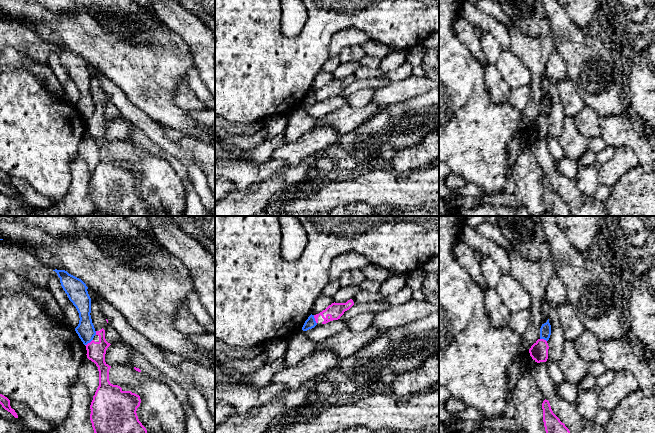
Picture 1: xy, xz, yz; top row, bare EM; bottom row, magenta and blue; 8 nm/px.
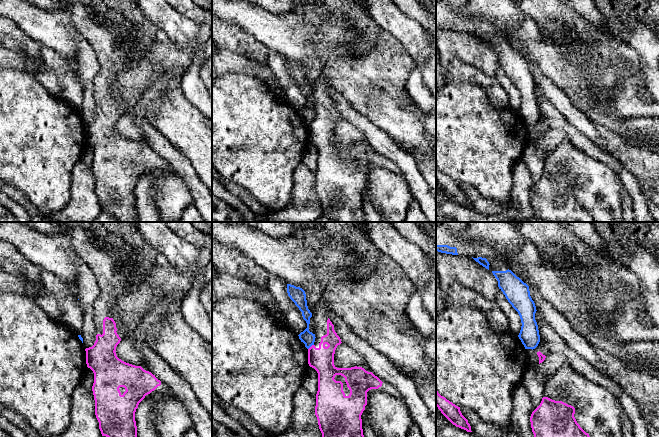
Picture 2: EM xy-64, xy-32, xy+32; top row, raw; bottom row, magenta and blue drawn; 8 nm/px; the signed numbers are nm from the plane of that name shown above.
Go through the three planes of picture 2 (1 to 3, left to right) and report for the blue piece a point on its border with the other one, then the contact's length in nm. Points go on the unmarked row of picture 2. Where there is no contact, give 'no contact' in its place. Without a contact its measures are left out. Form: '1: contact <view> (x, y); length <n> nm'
1: no contact
2: contact xy-32 (310, 123); length 60 nm
3: no contact

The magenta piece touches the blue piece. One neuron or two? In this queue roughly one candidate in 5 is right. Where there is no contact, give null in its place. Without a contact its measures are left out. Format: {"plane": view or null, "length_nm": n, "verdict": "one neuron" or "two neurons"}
{"plane": "xz", "length_nm": 80, "verdict": "two neurons"}

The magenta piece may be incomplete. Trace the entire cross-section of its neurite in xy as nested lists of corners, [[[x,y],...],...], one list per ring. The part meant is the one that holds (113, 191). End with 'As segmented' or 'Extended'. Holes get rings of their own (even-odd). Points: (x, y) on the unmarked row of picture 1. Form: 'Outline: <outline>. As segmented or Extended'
Outline: [[[91,75],[90,91],[96,111],[85,121],[86,131],[99,147],[99,162],[90,181],[94,209],[109,216],[149,216],[147,206],[136,189],[141,179],[140,172],[123,167],[120,162],[109,157],[111,142],[105,138],[105,130],[111,120],[106,117],[103,105],[109,99],[99,78],[94,75]]]. Extended

